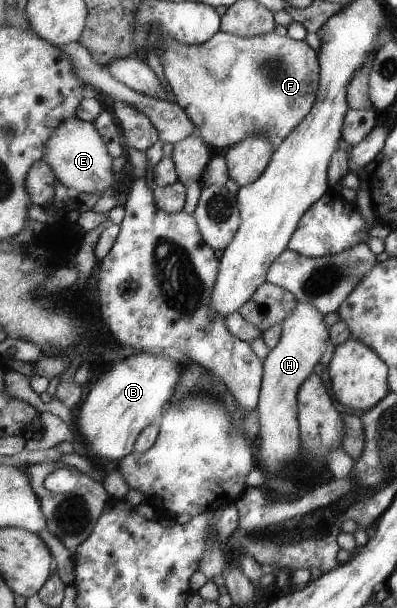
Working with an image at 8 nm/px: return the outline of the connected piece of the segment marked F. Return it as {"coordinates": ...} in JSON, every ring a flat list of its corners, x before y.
{"coordinates":[[146,29,146,41,150,44,151,42,160,41,165,47,164,53,159,56,160,63,164,68,166,81,168,82,168,85,170,85,174,97,178,100,177,104,186,112,186,115,190,117,190,121,194,123,198,136,202,138,211,149,230,149,231,147,238,145,246,135,260,135,260,133,264,133,272,143,278,145,292,133,292,130,294,130,308,114,311,113,312,107,315,107,320,86,319,54,306,43,305,39,298,41,290,39,287,35,278,35,276,32,243,38,224,31,218,31,212,39,208,39,208,41,202,43,202,45,182,45,182,43,178,43,176,39,166,37,166,35,162,35,162,33,156,35,157,32,155,32,155,38,153,38,152,32,155,32,155,29]]}

